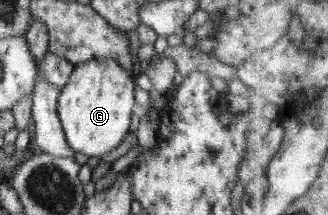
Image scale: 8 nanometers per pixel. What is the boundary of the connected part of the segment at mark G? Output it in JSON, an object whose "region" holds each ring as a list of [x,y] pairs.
{"region":[[[95,58],[86,63],[75,65],[70,79],[60,89],[58,96],[58,117],[65,134],[65,138],[74,152],[81,152],[85,156],[101,157],[117,148],[121,142],[129,137],[131,114],[135,108],[135,78],[130,71],[126,71],[112,58]]]}

